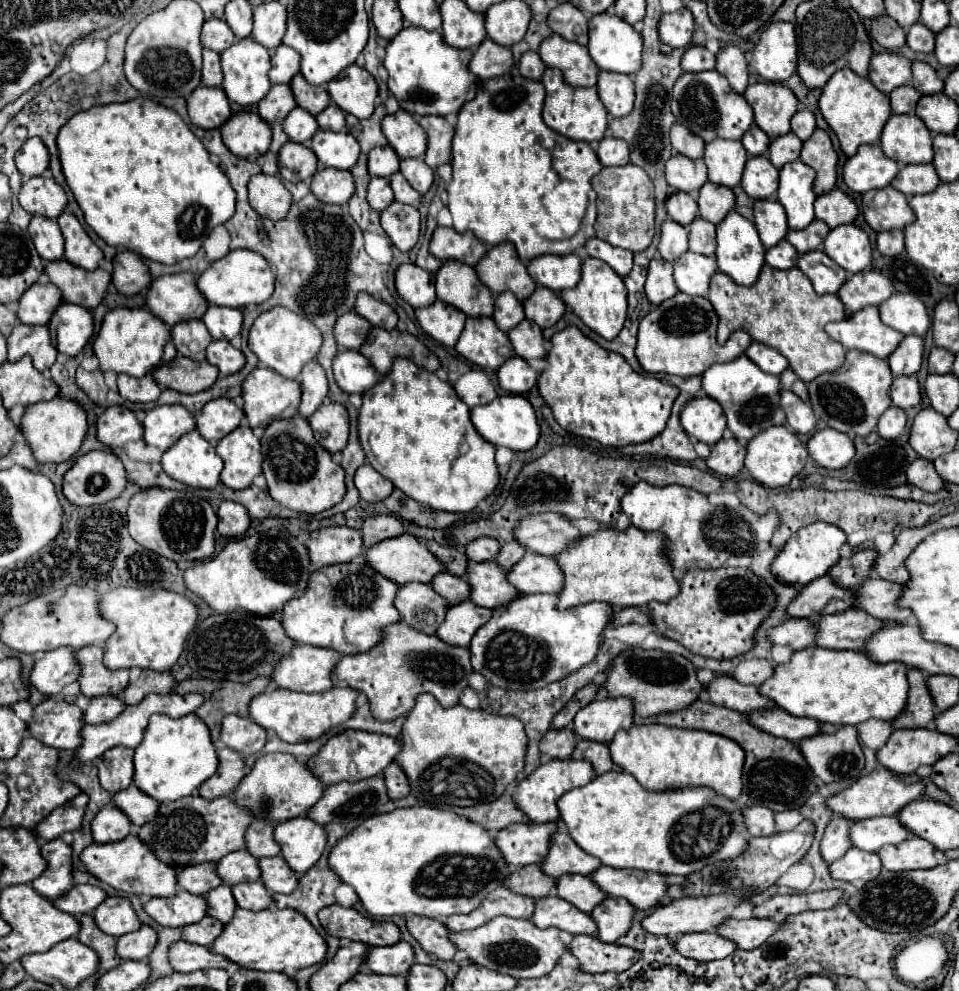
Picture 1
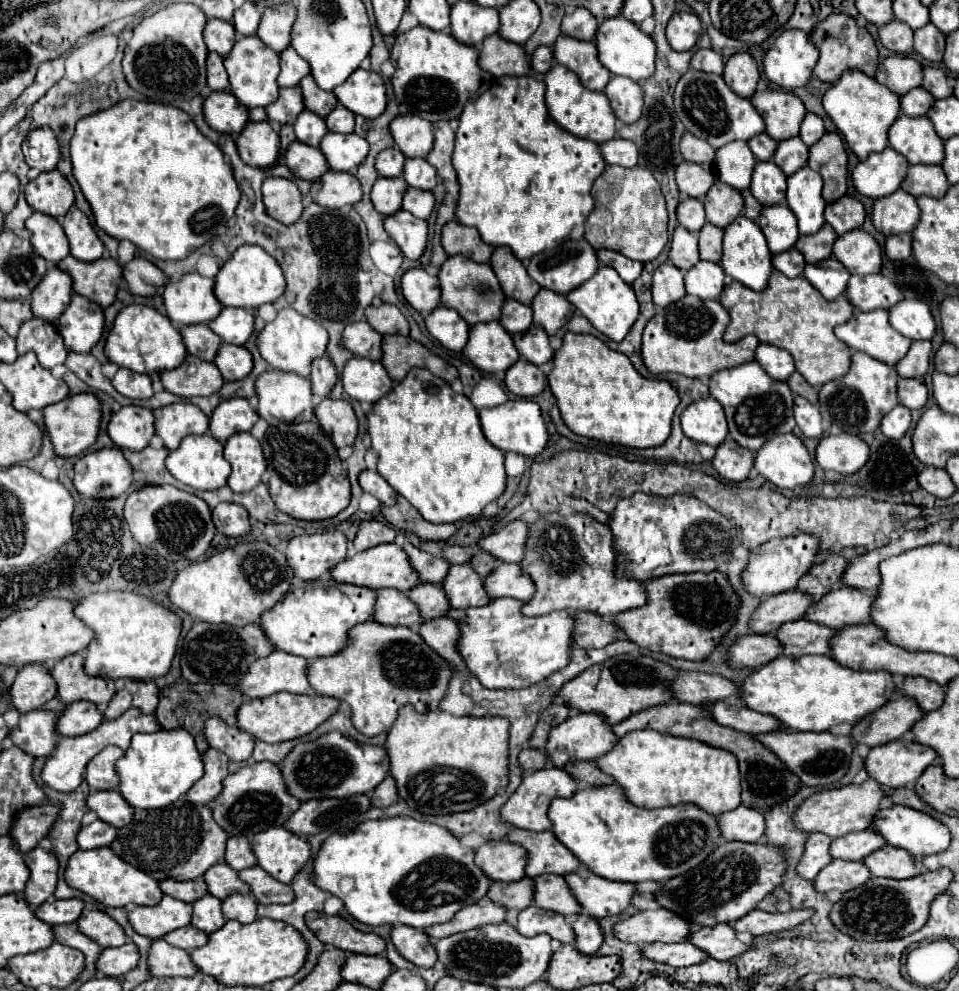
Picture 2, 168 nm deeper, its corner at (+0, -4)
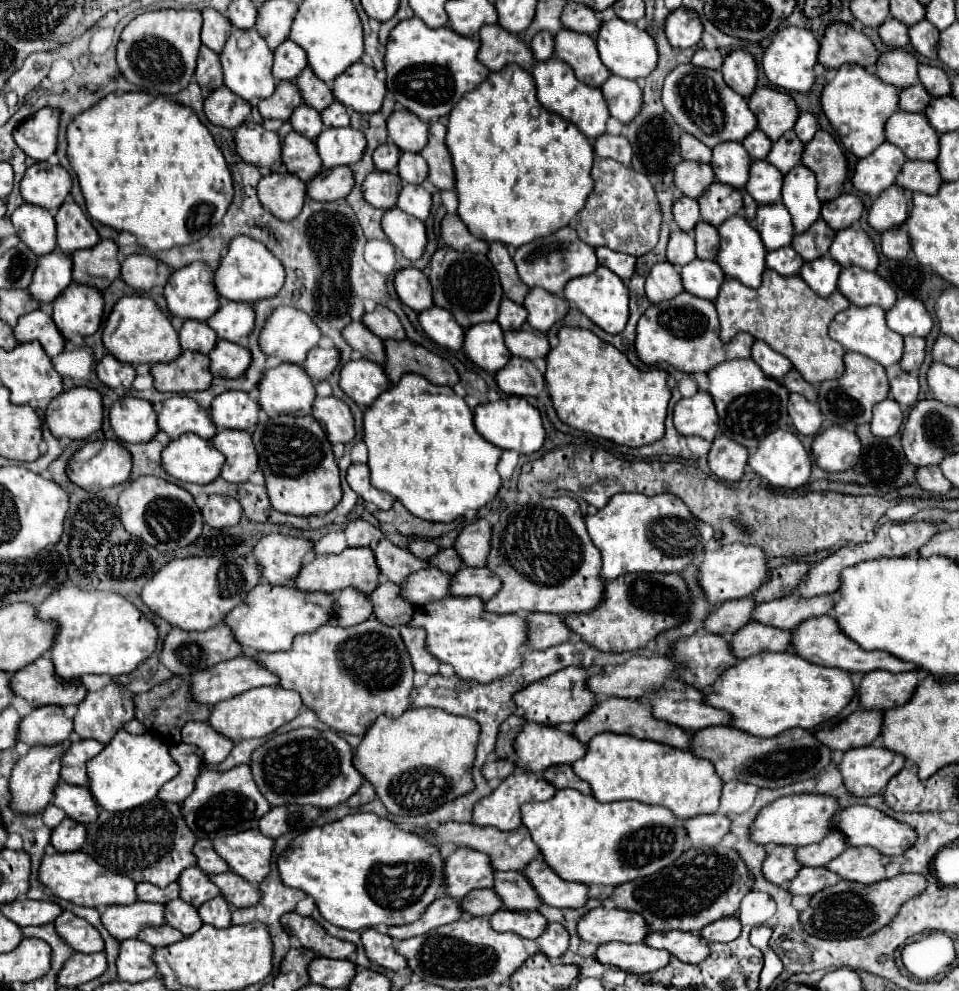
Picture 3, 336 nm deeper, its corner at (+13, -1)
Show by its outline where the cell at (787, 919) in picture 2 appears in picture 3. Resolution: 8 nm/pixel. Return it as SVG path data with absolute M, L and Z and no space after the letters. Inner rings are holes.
M727 917L727 919L719 919L715 923L709 923L701 929L699 937L709 941L709 943L729 943L733 939L737 939L741 933L741 923L735 917Z

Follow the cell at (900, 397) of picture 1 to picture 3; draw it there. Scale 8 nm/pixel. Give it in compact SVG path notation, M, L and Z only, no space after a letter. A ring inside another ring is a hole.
M899 373L895 379L891 379L891 397L899 401L903 407L913 407L917 403L919 395L919 381L911 373Z

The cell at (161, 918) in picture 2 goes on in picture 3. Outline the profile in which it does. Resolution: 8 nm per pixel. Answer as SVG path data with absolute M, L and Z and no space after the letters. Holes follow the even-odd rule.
M135 901L133 905L111 905L101 915L103 927L117 941L133 939L145 927L163 925L163 905Z

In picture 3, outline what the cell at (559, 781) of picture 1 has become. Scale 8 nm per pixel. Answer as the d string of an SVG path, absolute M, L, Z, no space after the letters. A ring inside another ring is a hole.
M515 771L513 775L509 775L507 779L503 779L499 783L497 789L493 789L491 795L479 799L473 807L473 825L479 827L497 827L499 831L513 831L521 825L521 817L519 817L519 807L527 801L545 801L549 797L555 795L555 789L551 785L545 785L545 779L541 779L537 773L521 773Z

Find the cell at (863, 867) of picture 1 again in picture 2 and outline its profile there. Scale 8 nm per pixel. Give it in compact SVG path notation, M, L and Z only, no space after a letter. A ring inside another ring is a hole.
M834 860L824 870L820 870L820 874L814 880L814 886L818 888L818 892L830 892L830 890L848 892L866 884L870 876L872 874L864 862Z

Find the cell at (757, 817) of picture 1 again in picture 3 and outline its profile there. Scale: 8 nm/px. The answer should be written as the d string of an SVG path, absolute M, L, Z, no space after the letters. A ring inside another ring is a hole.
M721 813L699 815L687 819L683 825L691 847L713 847L723 839L723 835L729 833L729 819Z

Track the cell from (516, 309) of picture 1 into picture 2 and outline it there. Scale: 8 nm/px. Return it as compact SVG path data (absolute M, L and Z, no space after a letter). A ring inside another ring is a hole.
M506 300L502 306L500 324L510 334L526 332L528 326L532 324L532 308L520 304L518 300Z

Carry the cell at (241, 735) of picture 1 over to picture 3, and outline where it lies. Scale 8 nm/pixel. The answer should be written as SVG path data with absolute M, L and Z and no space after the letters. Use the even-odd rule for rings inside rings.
M189 721L189 725L185 725L181 731L181 739L183 743L199 747L203 753L203 761L209 765L219 765L233 749L233 741L219 735L209 723Z

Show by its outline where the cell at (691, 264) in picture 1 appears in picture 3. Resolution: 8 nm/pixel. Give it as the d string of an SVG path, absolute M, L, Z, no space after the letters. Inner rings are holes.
M695 259L681 269L681 279L683 279L685 291L701 299L715 301L715 297L719 295L719 287L725 281L725 273L717 265L717 261Z

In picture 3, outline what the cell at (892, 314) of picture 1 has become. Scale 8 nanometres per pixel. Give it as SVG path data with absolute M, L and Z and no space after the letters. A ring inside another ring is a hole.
M901 297L893 309L887 311L887 325L895 333L901 333L903 337L915 335L915 337L927 337L933 329L933 319L927 313L923 301L915 297Z

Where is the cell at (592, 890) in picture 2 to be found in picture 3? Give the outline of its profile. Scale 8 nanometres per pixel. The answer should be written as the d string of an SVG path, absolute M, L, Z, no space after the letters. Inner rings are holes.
M541 857L533 859L521 871L531 887L535 889L541 903L551 907L581 907L587 901L587 887L585 885L569 885L569 881L561 881Z

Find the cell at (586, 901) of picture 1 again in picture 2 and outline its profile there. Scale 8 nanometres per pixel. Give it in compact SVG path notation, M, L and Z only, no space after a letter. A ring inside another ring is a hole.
M554 874L534 878L534 904L564 916L574 916L582 910L582 906L570 892L566 880Z

